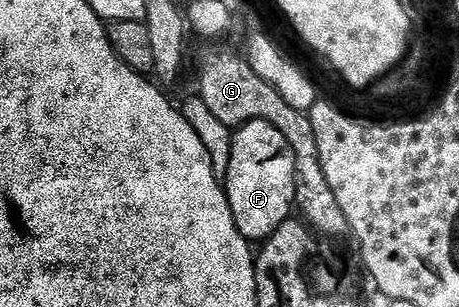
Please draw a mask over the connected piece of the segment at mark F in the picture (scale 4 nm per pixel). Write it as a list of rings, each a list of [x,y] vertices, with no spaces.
[[[247,121],[240,129],[233,133],[233,142],[231,143],[231,159],[227,163],[227,175],[223,178],[225,194],[231,203],[231,215],[235,215],[235,227],[239,227],[239,235],[246,237],[250,243],[264,243],[269,236],[272,235],[279,226],[285,221],[290,220],[291,214],[294,212],[295,202],[297,199],[297,168],[295,167],[295,155],[291,151],[291,147],[287,143],[285,136],[275,127],[271,127],[271,123],[266,121]]]

